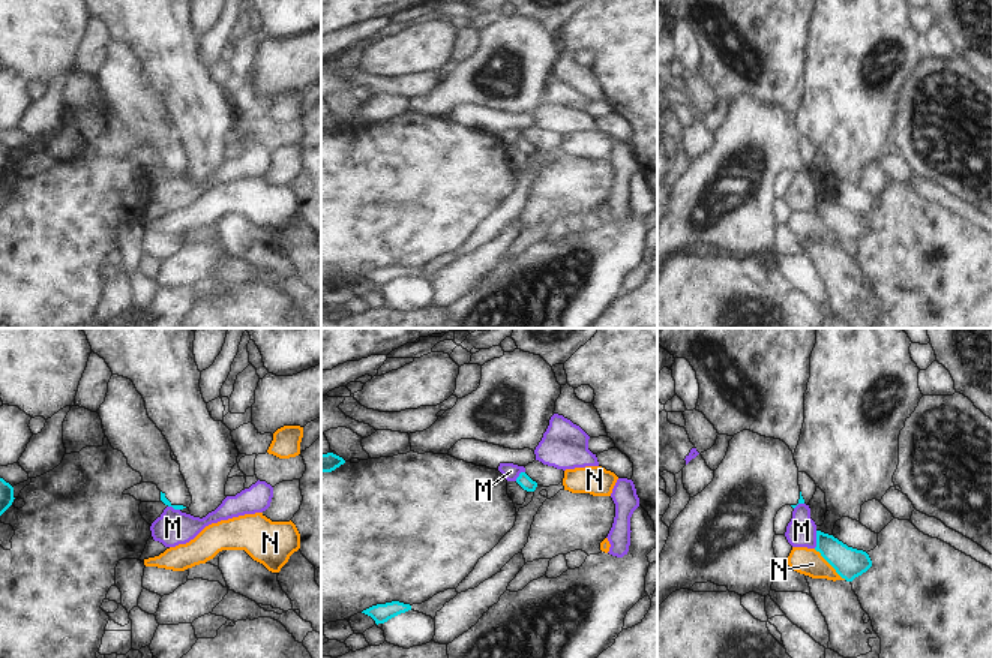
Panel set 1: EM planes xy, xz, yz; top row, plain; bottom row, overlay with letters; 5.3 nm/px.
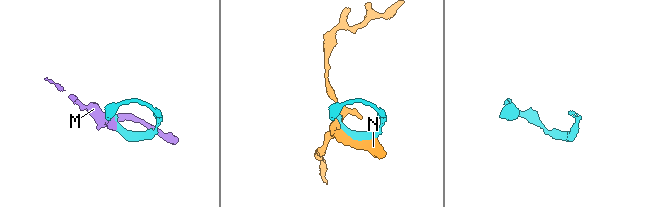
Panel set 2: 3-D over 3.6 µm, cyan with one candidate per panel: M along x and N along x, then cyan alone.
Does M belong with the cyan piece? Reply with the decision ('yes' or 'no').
no

